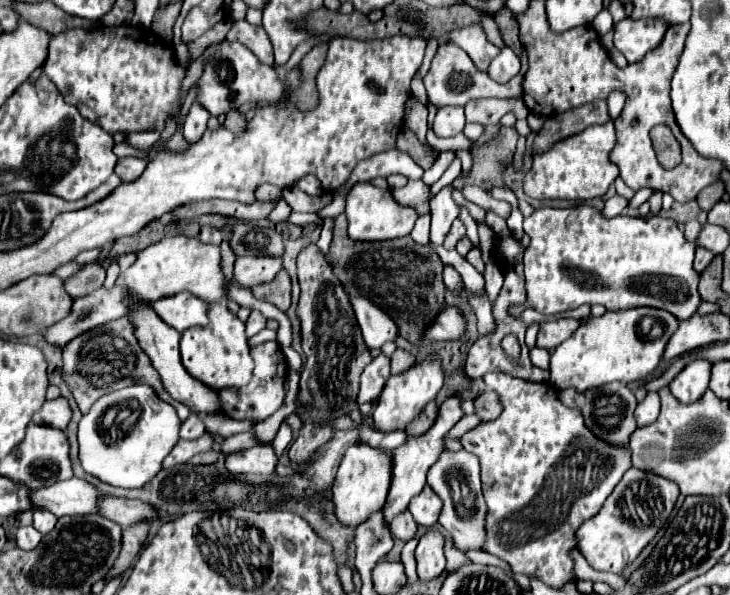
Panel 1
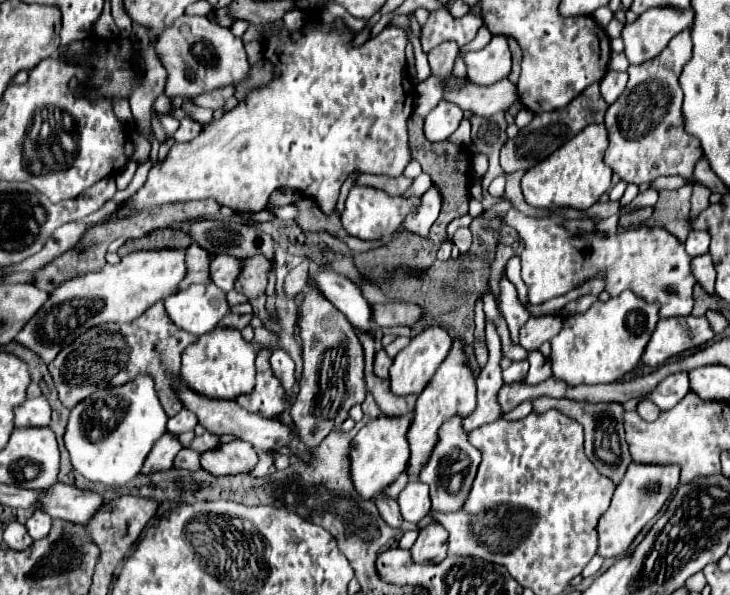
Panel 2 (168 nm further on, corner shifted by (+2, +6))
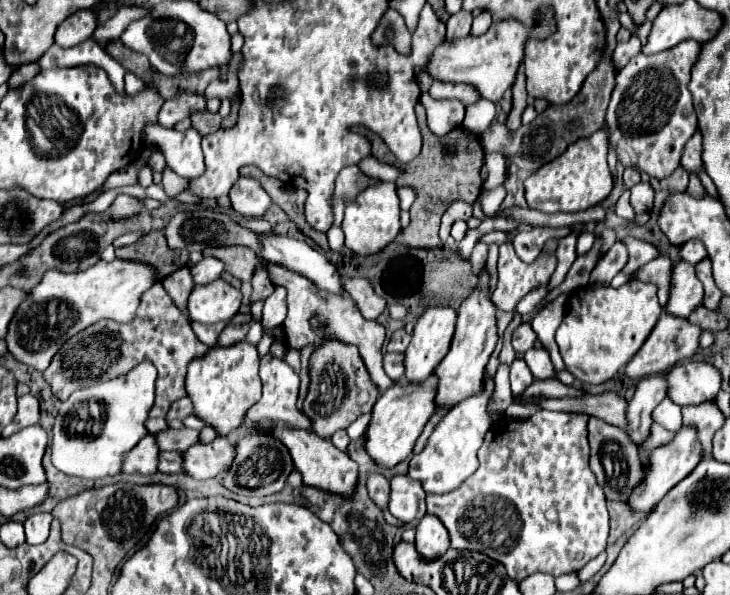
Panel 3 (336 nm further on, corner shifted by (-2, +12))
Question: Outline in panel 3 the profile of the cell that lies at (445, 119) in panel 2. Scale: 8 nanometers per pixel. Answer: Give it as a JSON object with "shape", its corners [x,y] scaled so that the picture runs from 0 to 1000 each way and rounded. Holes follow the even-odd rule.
{"shape":[[[578,158],[575,171],[586,192],[586,215],[597,229],[614,225],[636,202],[636,178],[627,168],[595,168],[589,158]]]}

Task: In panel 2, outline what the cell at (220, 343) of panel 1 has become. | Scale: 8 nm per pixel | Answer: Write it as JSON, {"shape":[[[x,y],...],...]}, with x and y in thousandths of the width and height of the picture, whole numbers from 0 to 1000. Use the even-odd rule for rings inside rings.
{"shape":[[[299,548],[288,561],[274,565],[266,578],[260,578],[249,595],[249,639],[252,645],[277,662],[279,669],[293,672],[323,672],[329,662],[342,662],[348,652],[348,615],[351,592],[342,575],[337,575],[323,551]]]}

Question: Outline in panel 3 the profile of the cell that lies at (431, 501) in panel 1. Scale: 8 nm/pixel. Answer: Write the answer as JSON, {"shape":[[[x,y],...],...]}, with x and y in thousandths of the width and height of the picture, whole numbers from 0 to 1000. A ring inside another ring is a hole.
{"shape":[[[540,800],[534,807],[534,820],[537,820],[537,827],[534,827],[532,857],[540,871],[545,871],[553,881],[567,881],[584,864],[584,827],[581,827],[575,807],[564,807],[562,800]]]}

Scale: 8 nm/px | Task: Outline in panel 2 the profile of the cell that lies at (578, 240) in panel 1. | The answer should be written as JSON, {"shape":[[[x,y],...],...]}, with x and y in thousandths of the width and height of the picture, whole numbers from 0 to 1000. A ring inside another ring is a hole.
{"shape":[[[701,350],[690,363],[688,373],[710,387],[710,393],[718,400],[718,420],[715,420],[715,471],[723,477],[726,487],[726,511],[745,511],[753,501],[770,497],[778,487],[789,484],[792,477],[803,474],[819,457],[830,457],[830,487],[836,497],[849,497],[855,487],[866,487],[868,494],[879,497],[888,508],[904,508],[907,511],[907,534],[918,531],[942,531],[948,524],[948,484],[953,477],[953,467],[945,457],[945,430],[940,427],[937,413],[915,393],[910,383],[847,383],[841,397],[827,397],[822,390],[808,390],[797,397],[786,397],[775,390],[767,373],[767,363],[751,363],[751,366],[723,366],[715,356]]]}

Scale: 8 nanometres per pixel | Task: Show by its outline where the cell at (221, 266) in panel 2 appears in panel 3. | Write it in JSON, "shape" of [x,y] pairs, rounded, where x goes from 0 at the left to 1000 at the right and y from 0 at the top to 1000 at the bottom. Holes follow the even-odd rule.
{"shape":[[[279,434],[274,437],[271,444],[263,447],[263,467],[266,467],[266,477],[285,477],[285,474],[293,474],[304,464],[304,440],[296,437],[296,434]]]}

